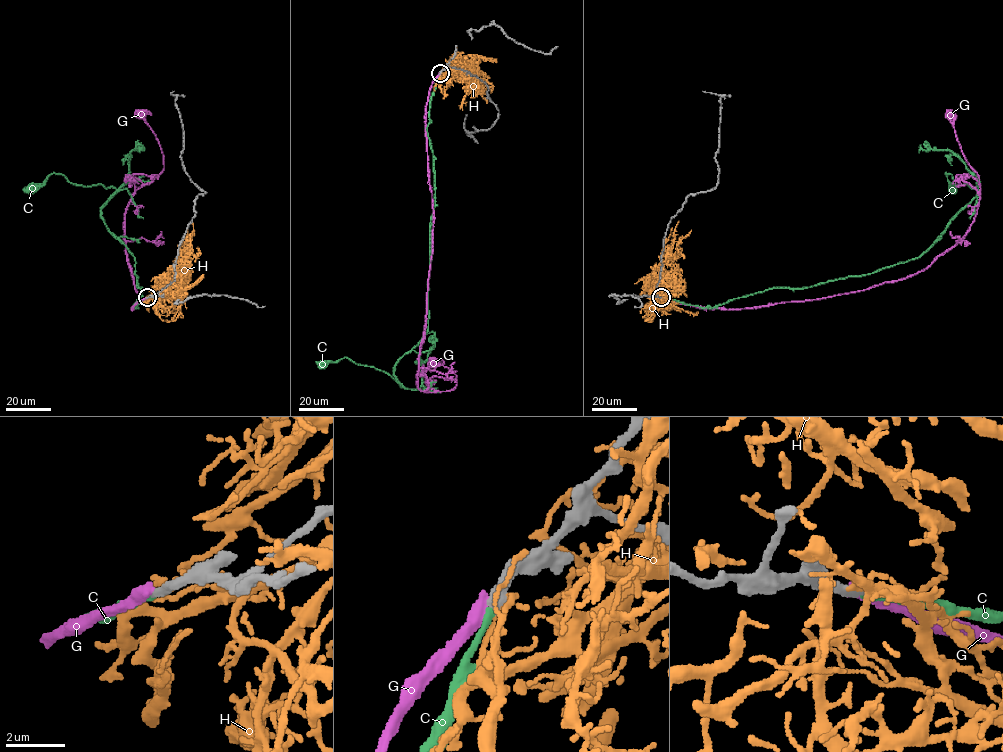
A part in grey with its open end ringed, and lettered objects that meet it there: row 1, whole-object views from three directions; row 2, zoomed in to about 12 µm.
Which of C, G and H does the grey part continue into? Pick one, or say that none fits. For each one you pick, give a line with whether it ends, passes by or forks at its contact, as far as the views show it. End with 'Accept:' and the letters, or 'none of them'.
C: It ends there
Accept: C

